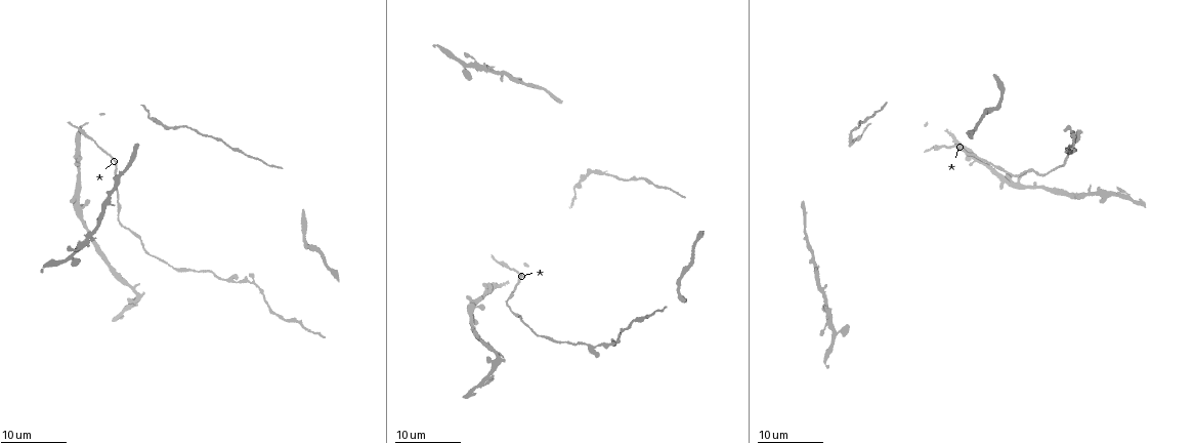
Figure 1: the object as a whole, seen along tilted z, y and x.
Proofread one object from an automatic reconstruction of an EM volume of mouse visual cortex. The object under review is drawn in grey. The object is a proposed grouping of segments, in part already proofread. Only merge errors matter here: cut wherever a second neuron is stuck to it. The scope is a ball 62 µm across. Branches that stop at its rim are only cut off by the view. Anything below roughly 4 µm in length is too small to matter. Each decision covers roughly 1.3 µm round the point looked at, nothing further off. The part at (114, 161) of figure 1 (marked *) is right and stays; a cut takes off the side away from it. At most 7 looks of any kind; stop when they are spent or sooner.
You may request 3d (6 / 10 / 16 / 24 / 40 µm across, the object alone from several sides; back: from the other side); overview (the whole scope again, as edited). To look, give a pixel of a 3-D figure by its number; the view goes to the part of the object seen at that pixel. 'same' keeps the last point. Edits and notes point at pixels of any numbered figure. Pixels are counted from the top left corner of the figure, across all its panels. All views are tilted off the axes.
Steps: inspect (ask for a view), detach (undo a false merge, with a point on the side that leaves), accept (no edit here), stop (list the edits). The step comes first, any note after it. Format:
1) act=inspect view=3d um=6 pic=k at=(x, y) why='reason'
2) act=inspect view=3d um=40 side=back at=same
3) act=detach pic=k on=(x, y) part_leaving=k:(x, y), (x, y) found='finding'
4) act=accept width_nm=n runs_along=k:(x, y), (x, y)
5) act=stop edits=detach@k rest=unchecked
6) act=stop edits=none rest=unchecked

act=inspect view=3d um=24 pic=1 at=(508, 298) why='calibre changes'

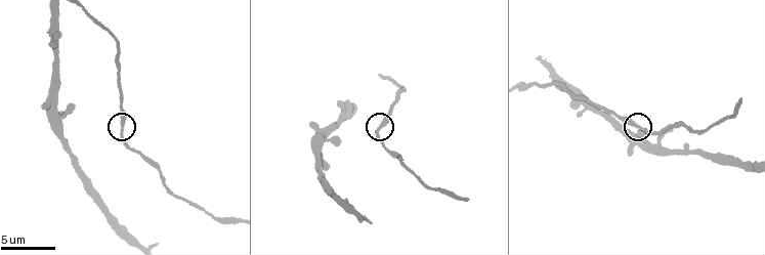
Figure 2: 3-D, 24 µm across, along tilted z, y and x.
act=inspect view=3d um=10 pic=2 at=(638, 124) why='zoom in'

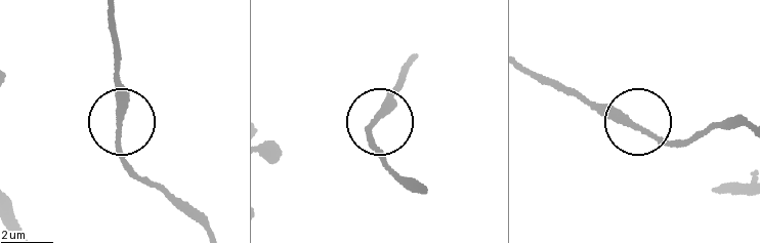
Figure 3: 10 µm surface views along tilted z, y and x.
act=inspect view=3d um=10 side=back pic=3 at=(117, 122)

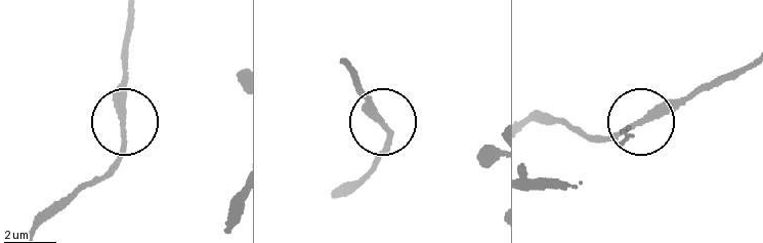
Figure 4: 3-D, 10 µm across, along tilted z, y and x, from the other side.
act=accept runs_along=4:(128, 10), (117, 95), (123, 128), (114, 175) found='all the same neuron'

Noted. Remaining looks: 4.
act=inspect view=3d um=24 pic=1 at=(270, 310) why='thick turns thin'

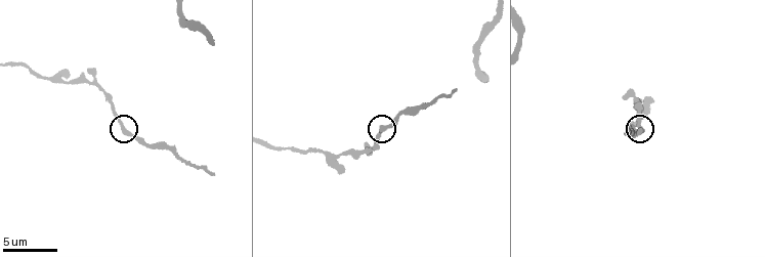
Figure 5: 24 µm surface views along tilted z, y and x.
act=inspect view=3d um=6 pic=5 at=(126, 130)

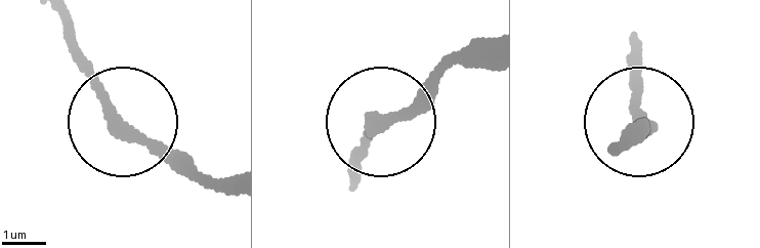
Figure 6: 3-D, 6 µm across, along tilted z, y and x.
act=accept runs_along=6:(349, 179), (366, 128), (440, 78) found='continuous, no second neuron'

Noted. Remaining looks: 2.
act=inspect view=3d um=6 pic=5 at=(66, 83) why='a narrow waist'

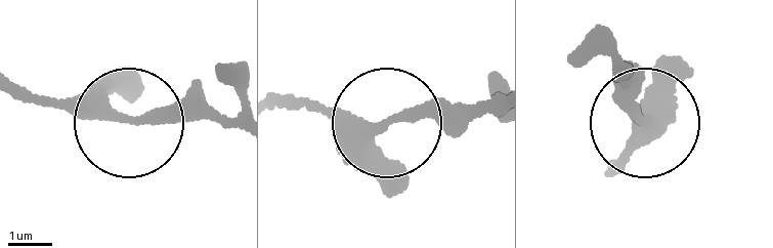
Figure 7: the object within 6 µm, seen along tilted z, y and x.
act=accept runs_along=7:(22, 87), (129, 121), (237, 117) found='continuous, no second neuron'

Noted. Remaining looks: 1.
act=inspect view=3d um=16 pic=2 at=(687, 124) why='thick turns thin'

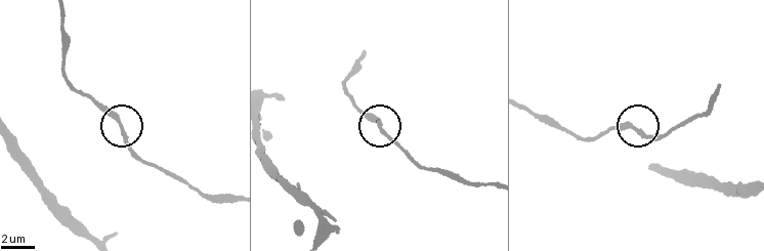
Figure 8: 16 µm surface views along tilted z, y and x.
act=accept runs_along=8:(62, 17), (71, 82), (120, 125), (139, 161) found='continuous, no second neuron'

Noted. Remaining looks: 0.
act=stop edits=none rest=unchecked

